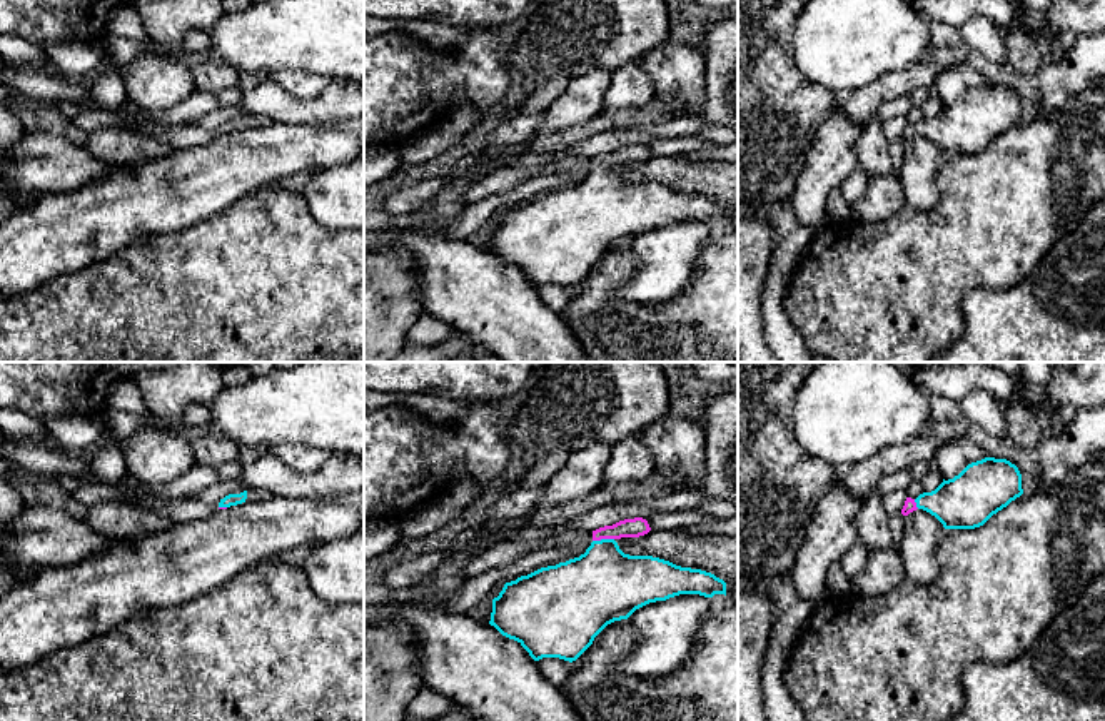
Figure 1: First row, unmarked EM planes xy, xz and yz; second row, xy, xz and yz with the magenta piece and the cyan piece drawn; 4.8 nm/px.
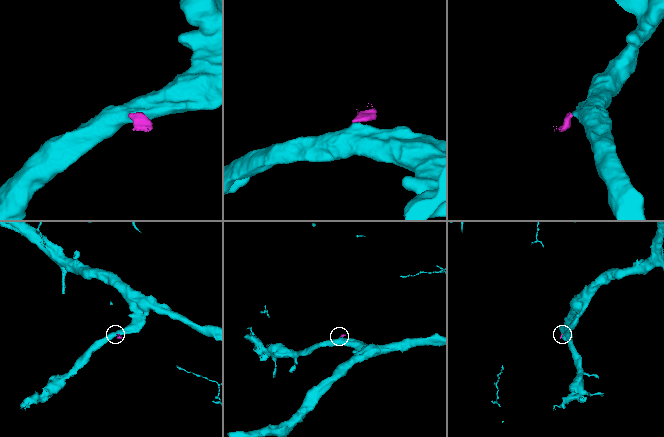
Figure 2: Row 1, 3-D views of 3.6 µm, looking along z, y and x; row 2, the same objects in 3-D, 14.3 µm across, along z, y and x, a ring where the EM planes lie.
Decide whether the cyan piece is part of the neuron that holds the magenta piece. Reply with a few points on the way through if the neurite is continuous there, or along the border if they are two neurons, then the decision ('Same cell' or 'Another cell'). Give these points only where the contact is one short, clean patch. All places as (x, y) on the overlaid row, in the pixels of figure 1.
Path across: xz (630, 528), (603, 538), (603, 584). Same cell

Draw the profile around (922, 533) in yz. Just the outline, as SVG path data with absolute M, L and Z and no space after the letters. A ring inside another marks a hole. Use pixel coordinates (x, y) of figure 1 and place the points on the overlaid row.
M923 509L905 516L900 557L905 576L918 584L933 584L940 576L936 547L946 529Z

